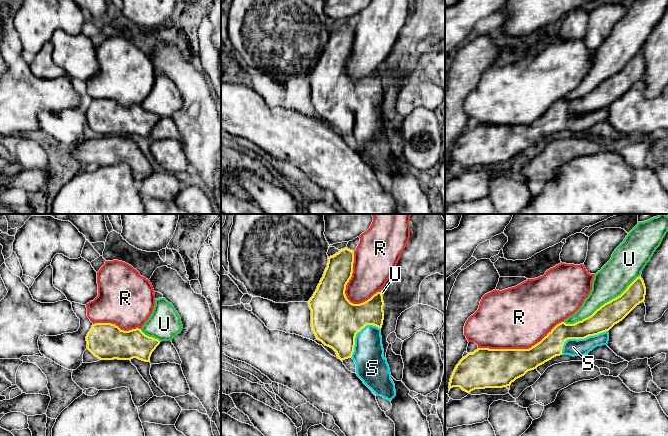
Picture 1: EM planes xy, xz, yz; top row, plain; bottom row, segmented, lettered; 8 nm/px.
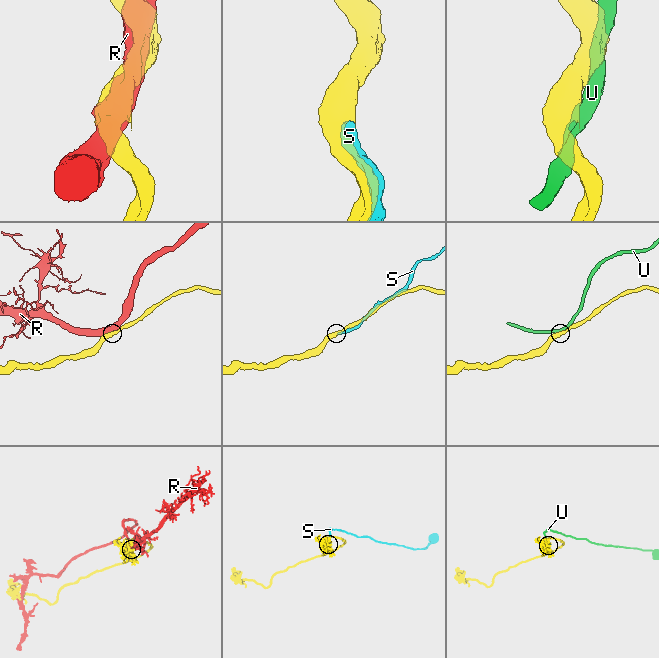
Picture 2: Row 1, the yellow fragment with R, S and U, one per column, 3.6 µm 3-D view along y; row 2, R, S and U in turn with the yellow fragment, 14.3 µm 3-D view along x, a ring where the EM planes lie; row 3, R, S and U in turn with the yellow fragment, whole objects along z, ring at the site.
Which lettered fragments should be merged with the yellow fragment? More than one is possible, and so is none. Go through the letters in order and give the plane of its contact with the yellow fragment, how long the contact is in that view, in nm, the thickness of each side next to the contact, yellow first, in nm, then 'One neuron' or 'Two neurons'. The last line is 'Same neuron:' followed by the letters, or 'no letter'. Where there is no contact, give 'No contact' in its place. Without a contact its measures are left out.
R: Touches yellow in yz. Shared border 700 nm. Thickness 320 nm (yellow) against 500 nm. Two neurons
S: Touches yellow in yz. Shared border 420 nm. Thickness 190 nm (yellow) against 140 nm. One neuron
U: Touches yellow in yz. Shared border 700 nm. Thickness 190 nm (yellow) against 260 nm. Two neurons
Same neuron: S

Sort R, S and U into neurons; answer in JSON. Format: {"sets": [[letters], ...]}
{"sets": [["R", "U"], ["S"]]}

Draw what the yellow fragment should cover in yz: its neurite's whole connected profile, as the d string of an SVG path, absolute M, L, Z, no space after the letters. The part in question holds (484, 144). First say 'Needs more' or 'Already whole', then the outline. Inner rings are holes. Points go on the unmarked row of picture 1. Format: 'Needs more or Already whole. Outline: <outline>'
Needs more. Outline: M639 52L620 72L602 81L591 92L574 100L557 100L529 125L478 124L456 141L449 167L453 163L460 163L467 169L475 165L507 163L556 132L584 132L597 122L607 121L608 107L644 78L645 71L646 63Z

